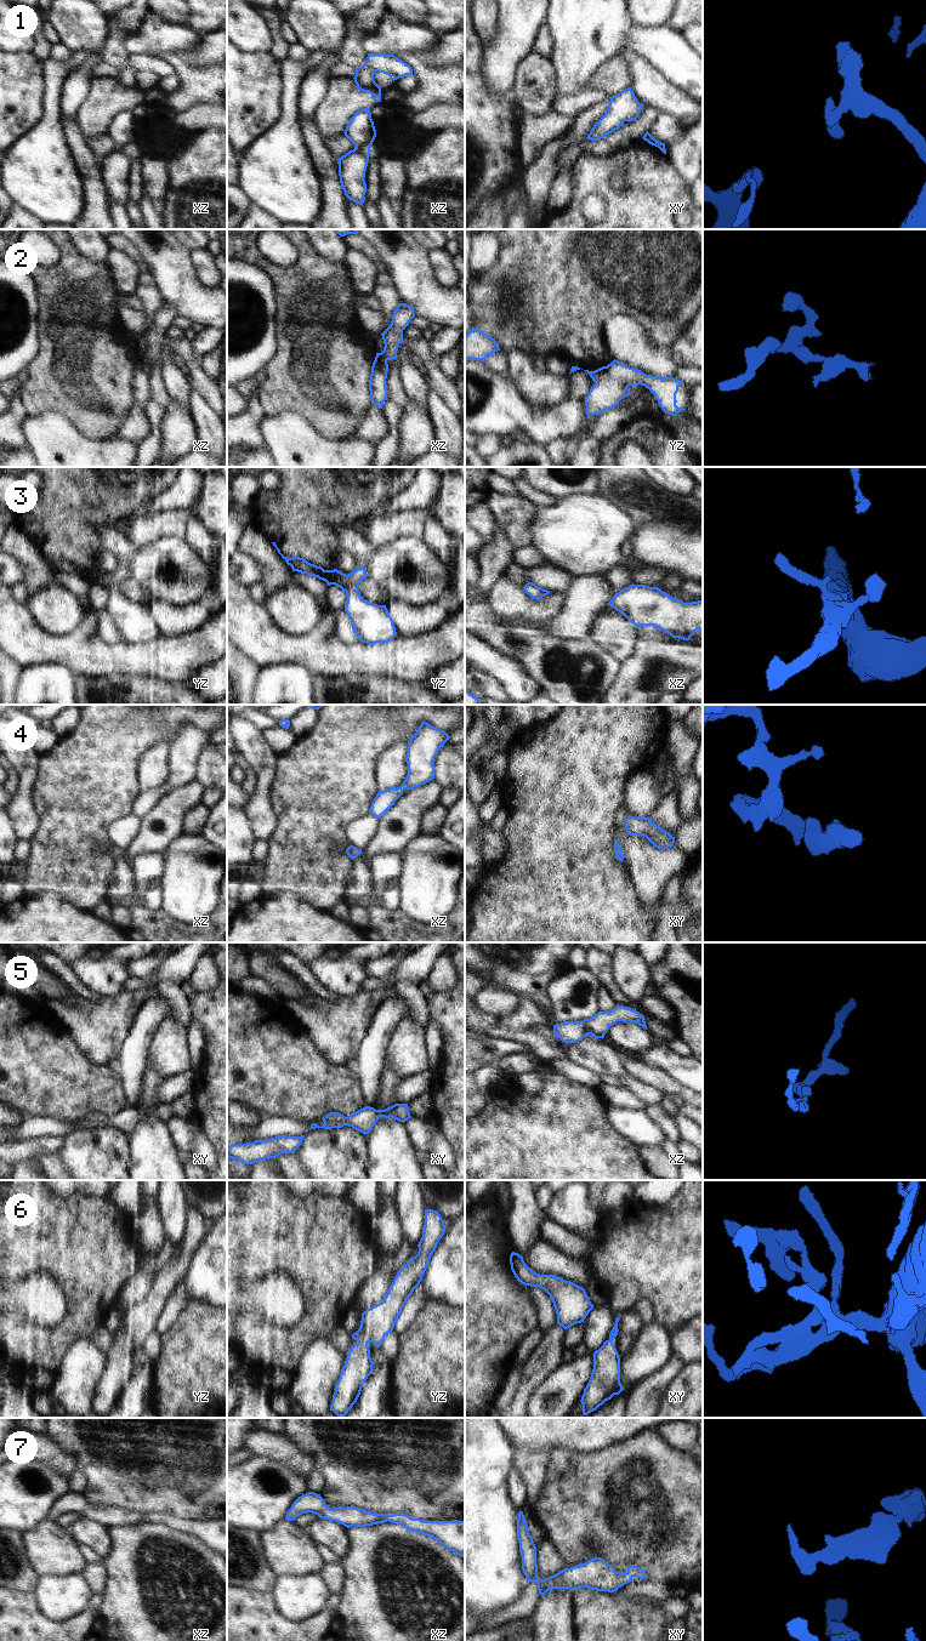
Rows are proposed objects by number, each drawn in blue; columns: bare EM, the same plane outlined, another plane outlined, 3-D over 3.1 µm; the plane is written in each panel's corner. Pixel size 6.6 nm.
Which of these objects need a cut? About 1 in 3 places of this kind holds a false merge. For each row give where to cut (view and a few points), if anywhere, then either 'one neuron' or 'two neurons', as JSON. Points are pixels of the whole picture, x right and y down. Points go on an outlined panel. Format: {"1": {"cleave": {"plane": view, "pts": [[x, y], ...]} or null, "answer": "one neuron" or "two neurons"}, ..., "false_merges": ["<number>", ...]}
{"1": {"cleave": null, "answer": "one neuron"}, "2": {"cleave": {"plane": "xz", "pts": [[379, 353], [386, 362]]}, "answer": "two neurons"}, "3": {"cleave": null, "answer": "one neuron"}, "4": {"cleave": null, "answer": "one neuron"}, "5": {"cleave": null, "answer": "one neuron"}, "6": {"cleave": null, "answer": "one neuron"}, "7": {"cleave": null, "answer": "one neuron"}, "false_merges": ["2"]}

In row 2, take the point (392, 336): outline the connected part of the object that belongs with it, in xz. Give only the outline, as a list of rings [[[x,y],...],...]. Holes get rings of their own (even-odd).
[[[399,303],[394,309],[390,326],[381,334],[385,347],[380,355],[386,361],[397,359],[398,347],[403,342],[403,330],[414,317],[414,307],[407,303]]]

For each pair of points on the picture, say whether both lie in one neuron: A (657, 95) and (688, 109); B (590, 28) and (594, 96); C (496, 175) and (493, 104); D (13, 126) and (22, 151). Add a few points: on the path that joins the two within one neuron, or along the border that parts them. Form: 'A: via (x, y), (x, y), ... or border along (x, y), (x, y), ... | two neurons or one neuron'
A: via (664, 96), (681, 106) | one neuron
B: border along (584, 89), (556, 96) | two neurons
C: via (493, 158), (493, 121) | one neuron
D: border along (40, 119), (12, 144) | two neurons

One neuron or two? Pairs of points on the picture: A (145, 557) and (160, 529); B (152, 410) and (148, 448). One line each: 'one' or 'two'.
A: two
B: one

